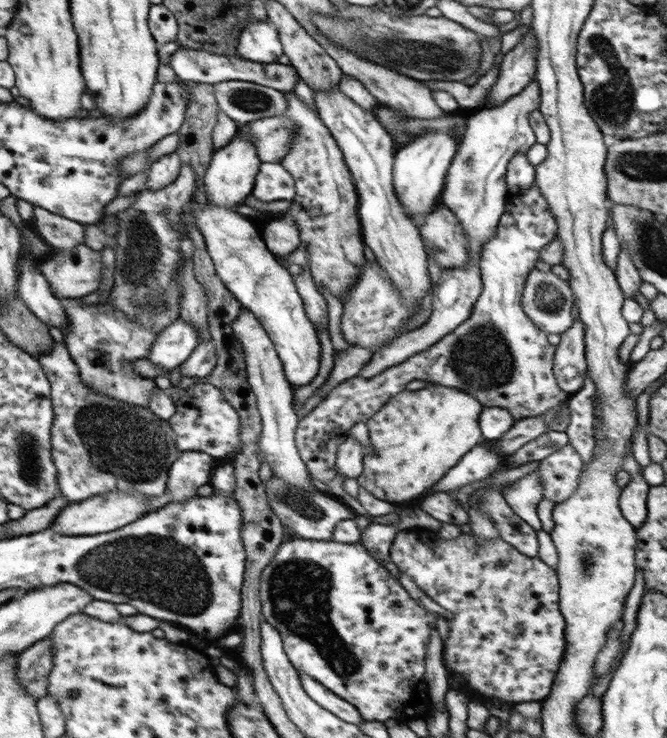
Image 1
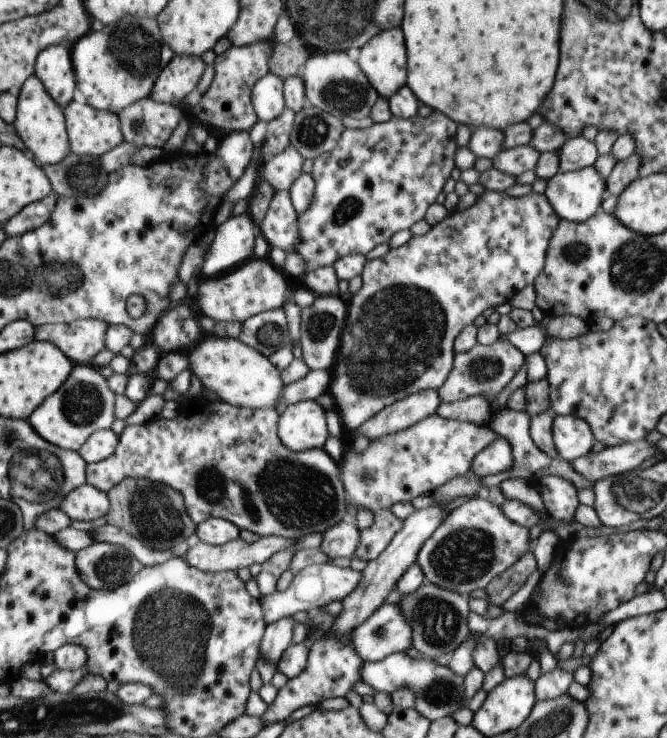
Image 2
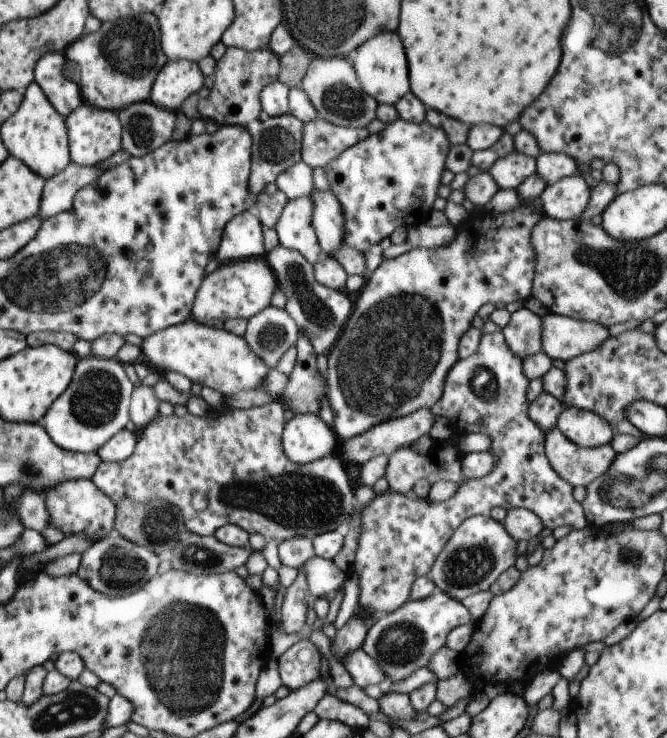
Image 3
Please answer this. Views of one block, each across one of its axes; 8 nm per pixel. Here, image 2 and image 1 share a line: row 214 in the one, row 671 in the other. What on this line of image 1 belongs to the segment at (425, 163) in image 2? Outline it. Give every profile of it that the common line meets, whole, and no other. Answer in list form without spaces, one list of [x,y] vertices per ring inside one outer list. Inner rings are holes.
[[[300,537],[285,538],[278,547],[273,560],[266,568],[263,568],[259,593],[262,616],[270,626],[276,628],[280,633],[285,653],[294,668],[305,672],[308,676],[323,684],[328,690],[350,702],[354,708],[358,709],[363,721],[384,722],[384,720],[390,720],[390,718],[406,718],[406,716],[410,716],[411,720],[425,718],[434,710],[429,697],[427,680],[425,679],[424,657],[426,656],[426,647],[430,638],[431,625],[439,625],[442,621],[437,613],[429,613],[425,608],[422,608],[422,605],[416,604],[409,592],[401,585],[399,579],[396,579],[376,558],[370,556],[370,553],[359,542],[344,544],[334,540],[306,540]]]

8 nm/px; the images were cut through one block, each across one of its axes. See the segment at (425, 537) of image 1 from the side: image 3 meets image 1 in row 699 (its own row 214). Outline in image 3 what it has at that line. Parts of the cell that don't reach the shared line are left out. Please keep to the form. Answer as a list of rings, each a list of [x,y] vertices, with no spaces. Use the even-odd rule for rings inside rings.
[[[523,203],[518,208],[508,212],[492,215],[489,213],[476,213],[469,217],[464,224],[456,227],[456,238],[452,244],[448,246],[440,246],[440,248],[413,248],[404,254],[397,257],[387,255],[382,260],[382,264],[374,270],[374,272],[366,280],[365,285],[359,290],[360,296],[353,305],[351,315],[348,317],[346,324],[343,326],[340,336],[328,354],[328,374],[327,374],[327,399],[330,408],[333,410],[334,431],[341,440],[348,441],[359,434],[363,434],[370,430],[373,426],[381,422],[396,420],[402,416],[408,416],[420,408],[431,409],[440,397],[443,396],[444,385],[448,372],[457,363],[459,340],[464,336],[464,333],[473,326],[472,322],[477,315],[478,310],[488,304],[488,302],[500,304],[508,304],[510,302],[525,301],[531,296],[533,287],[533,278],[536,272],[536,252],[532,246],[532,228],[542,220],[545,215],[542,208],[534,210],[531,204]]]

